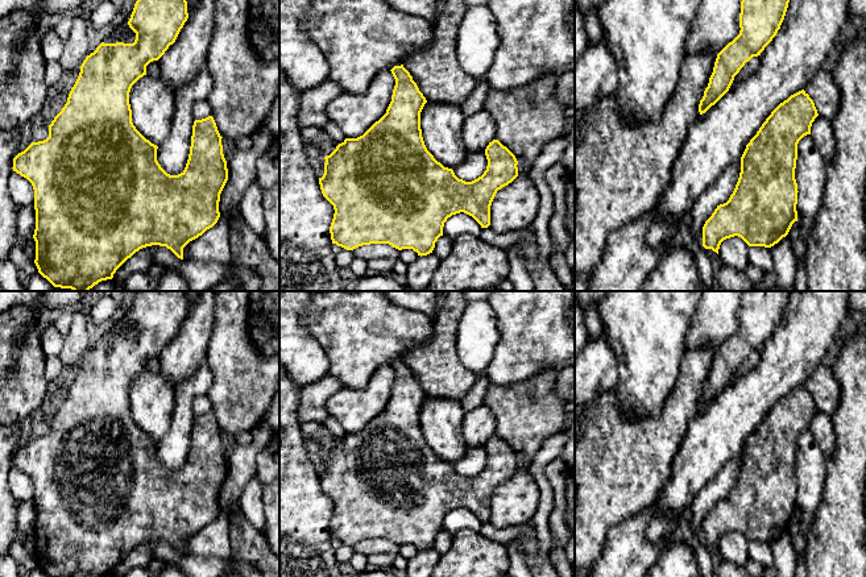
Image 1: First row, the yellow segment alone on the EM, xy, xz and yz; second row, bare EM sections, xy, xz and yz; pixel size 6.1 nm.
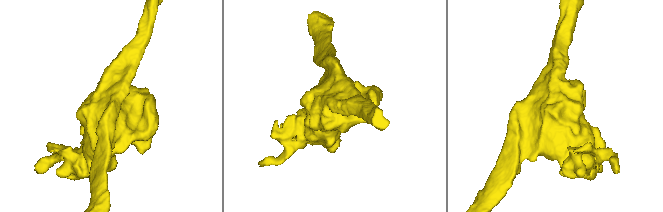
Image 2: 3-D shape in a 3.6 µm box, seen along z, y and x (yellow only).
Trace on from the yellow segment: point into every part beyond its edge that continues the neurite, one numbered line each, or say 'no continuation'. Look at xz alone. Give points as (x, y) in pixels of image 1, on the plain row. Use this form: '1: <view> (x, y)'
no continuation

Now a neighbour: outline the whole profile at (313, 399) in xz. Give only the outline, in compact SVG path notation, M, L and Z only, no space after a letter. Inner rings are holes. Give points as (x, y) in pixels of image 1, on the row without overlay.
M330 374L315 383L302 386L298 407L299 422L316 422L323 424L330 418L326 407L328 399L343 387L344 385Z

